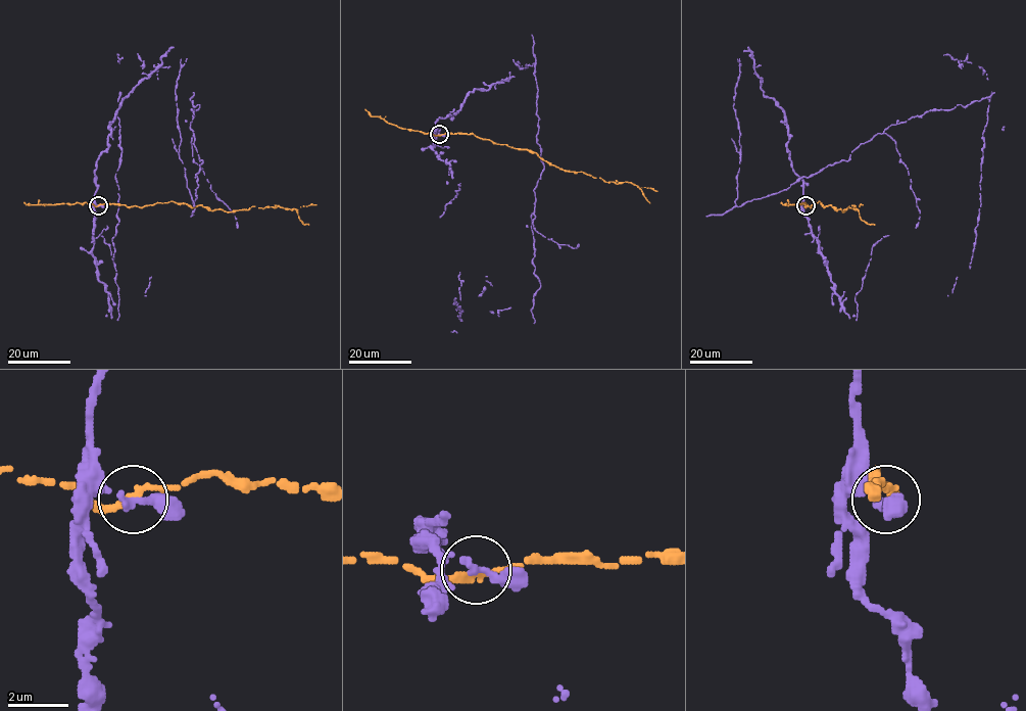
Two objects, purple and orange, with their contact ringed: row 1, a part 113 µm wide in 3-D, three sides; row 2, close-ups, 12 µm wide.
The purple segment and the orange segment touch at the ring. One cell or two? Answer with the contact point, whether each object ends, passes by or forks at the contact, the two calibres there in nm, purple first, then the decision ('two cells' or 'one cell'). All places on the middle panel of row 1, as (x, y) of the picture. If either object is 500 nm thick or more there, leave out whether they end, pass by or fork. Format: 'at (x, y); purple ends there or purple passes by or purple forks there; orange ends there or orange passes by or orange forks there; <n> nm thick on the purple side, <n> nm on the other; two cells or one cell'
at (439, 134); purple passes by; orange passes by; 260 nm thick on the purple side, 240 nm on the other; two cells

